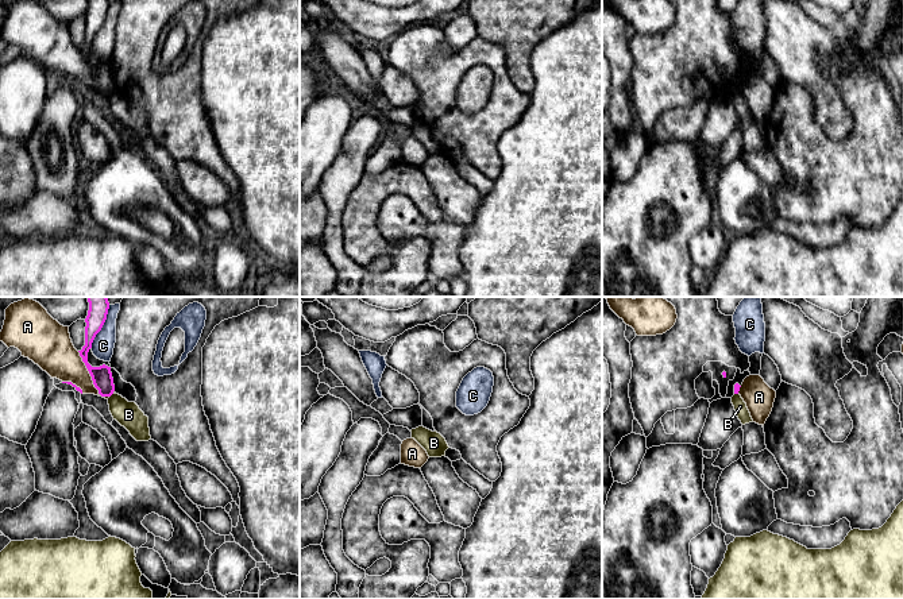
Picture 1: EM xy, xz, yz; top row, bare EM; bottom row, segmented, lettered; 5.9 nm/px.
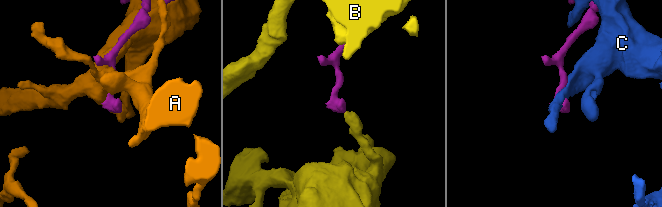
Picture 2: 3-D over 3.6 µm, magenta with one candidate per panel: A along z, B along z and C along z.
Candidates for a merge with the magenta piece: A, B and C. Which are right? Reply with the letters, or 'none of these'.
none of these

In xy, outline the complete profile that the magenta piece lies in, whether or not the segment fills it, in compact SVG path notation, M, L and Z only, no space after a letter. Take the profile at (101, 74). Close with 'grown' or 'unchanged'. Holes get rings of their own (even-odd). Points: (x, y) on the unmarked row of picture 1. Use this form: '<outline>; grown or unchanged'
M89 0L88 13L85 16L85 43L80 50L82 59L85 61L94 85L101 94L111 94L115 89L113 76L111 65L103 62L100 65L92 65L88 61L88 50L92 46L92 40L96 32L101 28L109 7L109 0Z; unchanged

